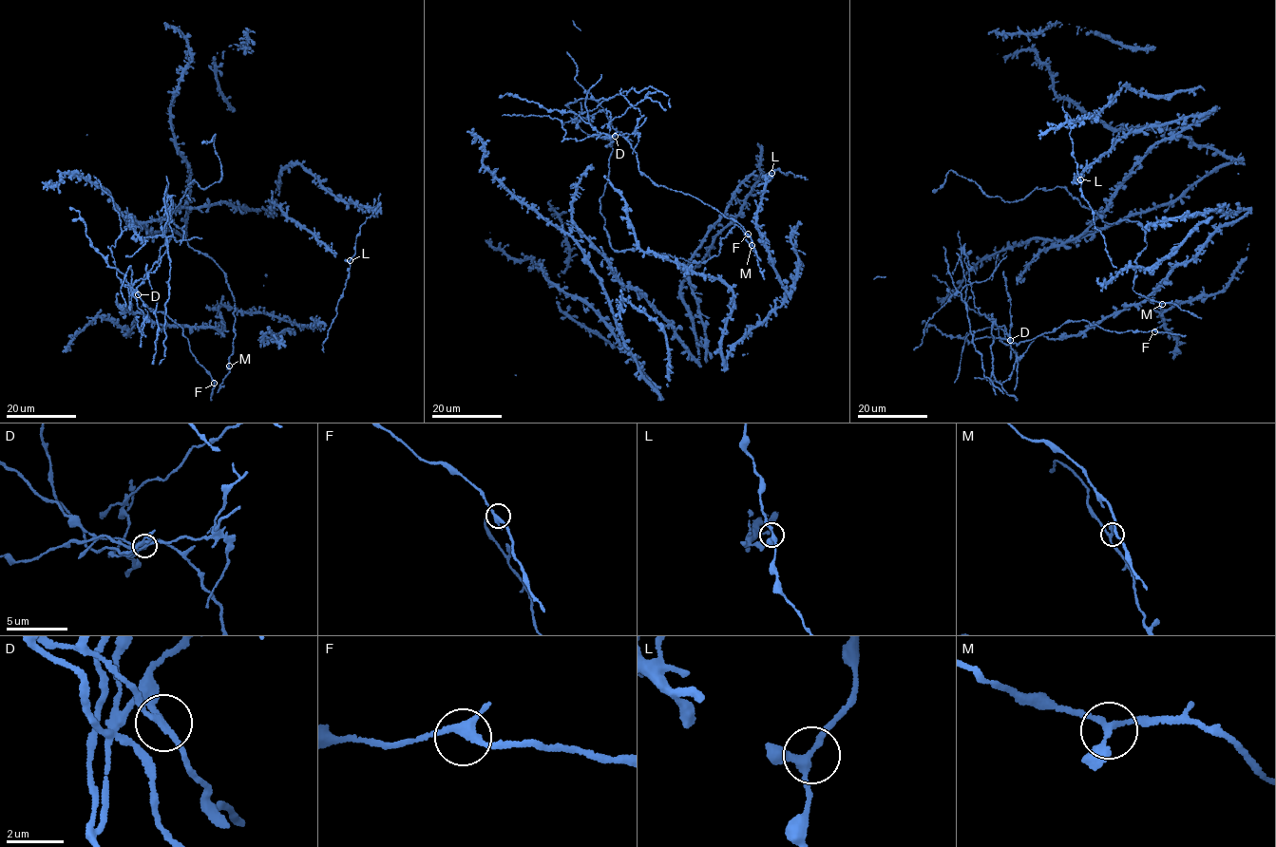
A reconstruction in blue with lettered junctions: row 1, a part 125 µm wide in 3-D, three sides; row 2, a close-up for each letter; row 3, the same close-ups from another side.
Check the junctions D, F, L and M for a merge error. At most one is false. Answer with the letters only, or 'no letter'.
D

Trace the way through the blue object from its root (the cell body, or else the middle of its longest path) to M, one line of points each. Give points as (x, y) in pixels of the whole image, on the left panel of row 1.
M: (191, 249), (215, 260), (222, 270), (233, 294), (236, 336), (233, 351), (228, 357), (229, 366)

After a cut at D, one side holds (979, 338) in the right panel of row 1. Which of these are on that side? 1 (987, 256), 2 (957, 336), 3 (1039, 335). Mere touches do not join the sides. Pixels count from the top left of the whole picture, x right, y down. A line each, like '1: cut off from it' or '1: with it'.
1: with it
2: with it
3: with it

